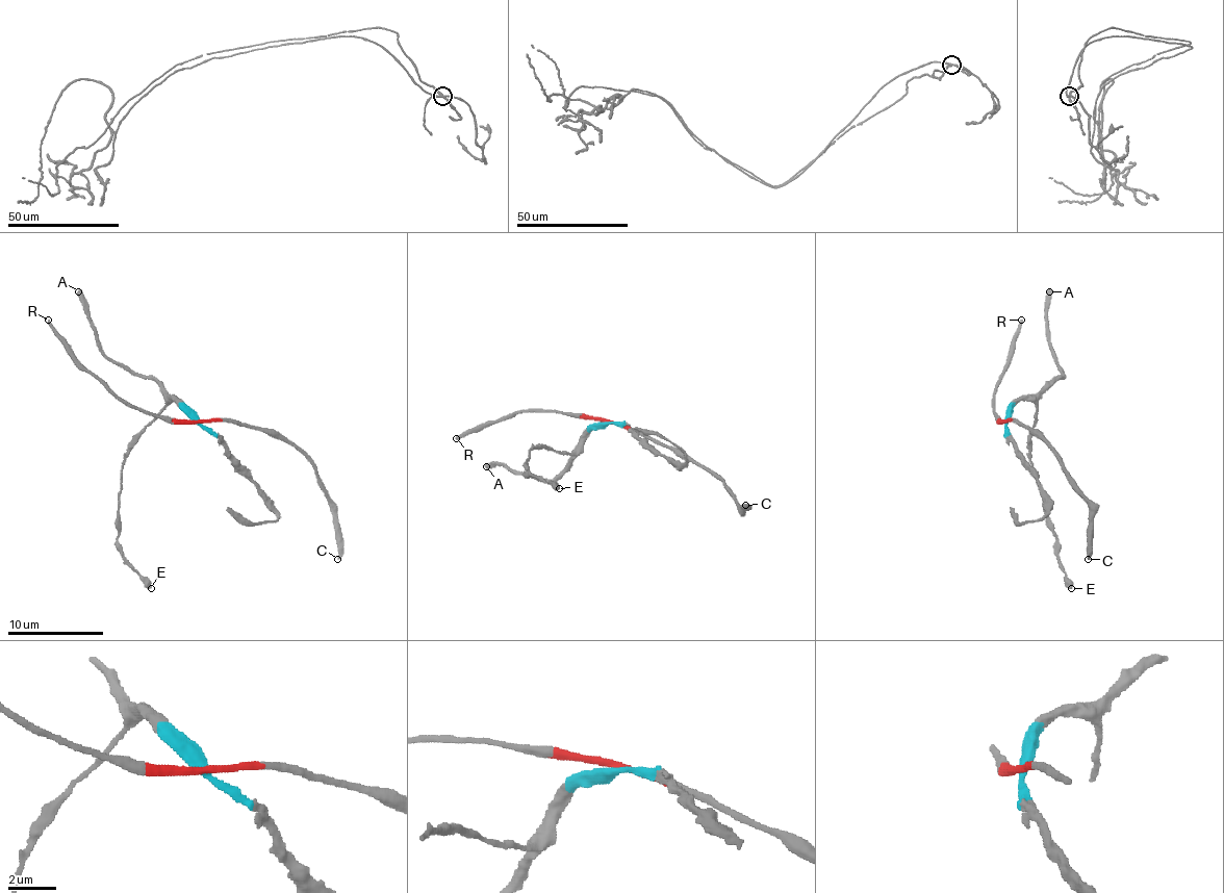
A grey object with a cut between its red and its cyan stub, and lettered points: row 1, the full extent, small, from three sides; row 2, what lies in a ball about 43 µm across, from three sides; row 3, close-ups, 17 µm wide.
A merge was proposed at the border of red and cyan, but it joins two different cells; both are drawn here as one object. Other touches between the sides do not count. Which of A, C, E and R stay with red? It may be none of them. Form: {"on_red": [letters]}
{"on_red": ["C", "R"]}

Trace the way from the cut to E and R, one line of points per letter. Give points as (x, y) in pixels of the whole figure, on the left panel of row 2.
E: (197, 421), (175, 399), (132, 444), (122, 465), (122, 487), (118, 494), (118, 550), (151, 588)
R: (197, 421), (144, 413), (120, 401), (81, 365), (48, 320)

